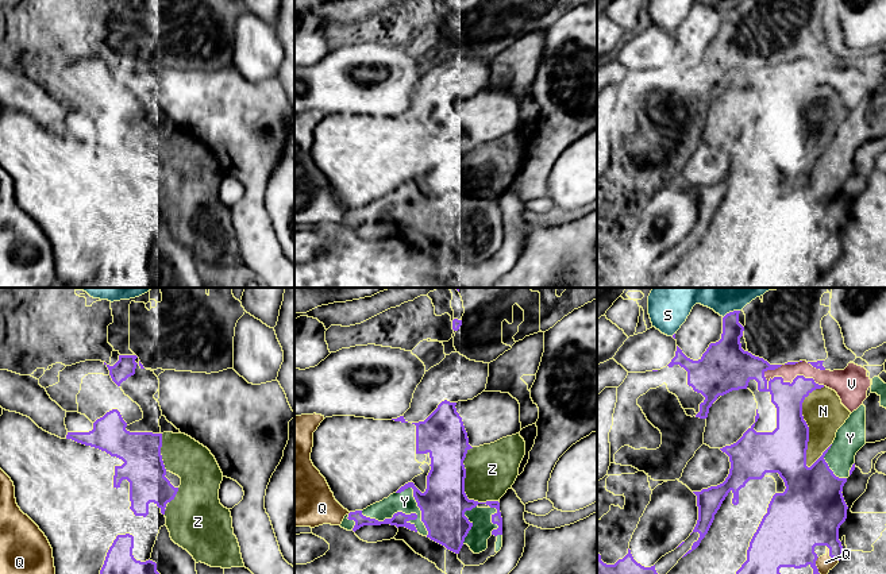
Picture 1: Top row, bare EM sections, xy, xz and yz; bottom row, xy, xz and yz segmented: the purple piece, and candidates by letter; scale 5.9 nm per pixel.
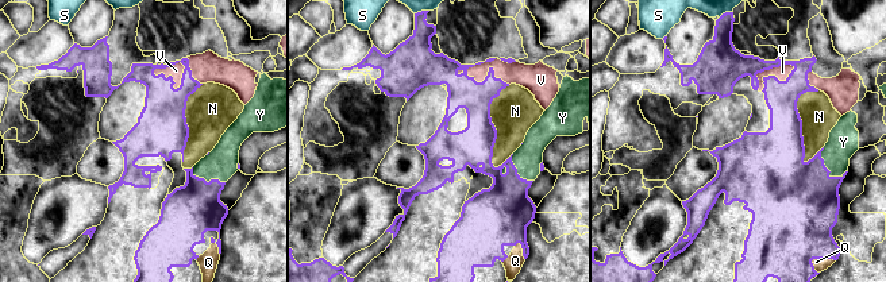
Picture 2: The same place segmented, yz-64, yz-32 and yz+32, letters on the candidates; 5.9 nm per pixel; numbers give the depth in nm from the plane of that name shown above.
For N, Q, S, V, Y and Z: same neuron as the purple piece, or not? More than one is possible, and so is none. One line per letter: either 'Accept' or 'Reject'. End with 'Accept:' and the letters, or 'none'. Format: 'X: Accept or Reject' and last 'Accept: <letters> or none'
N: Reject
Q: Reject
S: Reject
V: Reject
Y: Reject
Z: Reject
Accept: none

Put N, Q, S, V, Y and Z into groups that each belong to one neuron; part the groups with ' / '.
N Z / Q / S / V / Y

